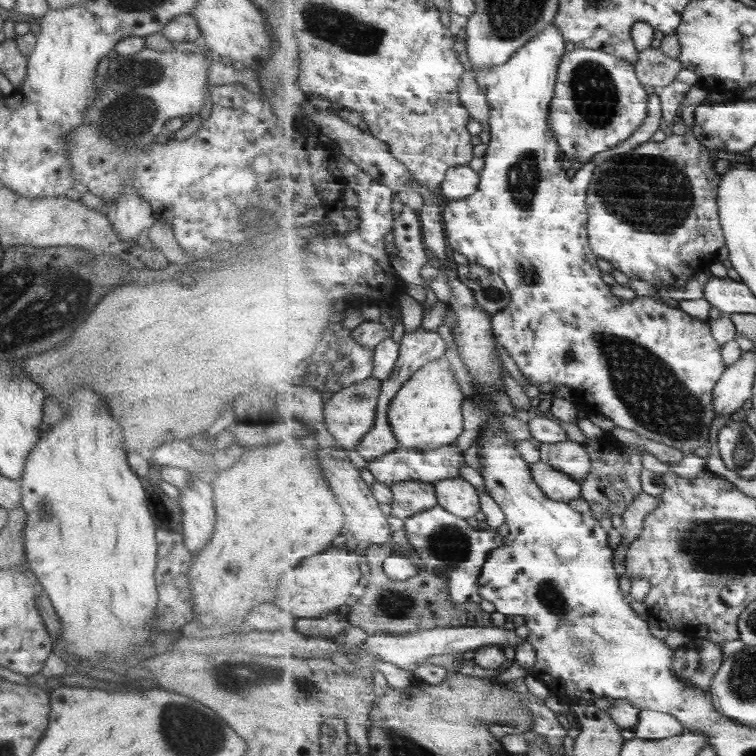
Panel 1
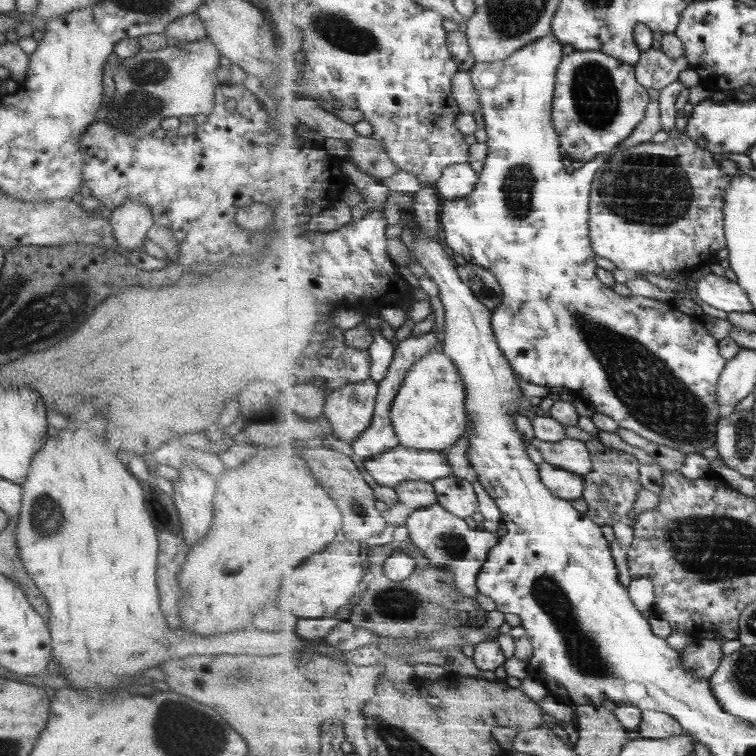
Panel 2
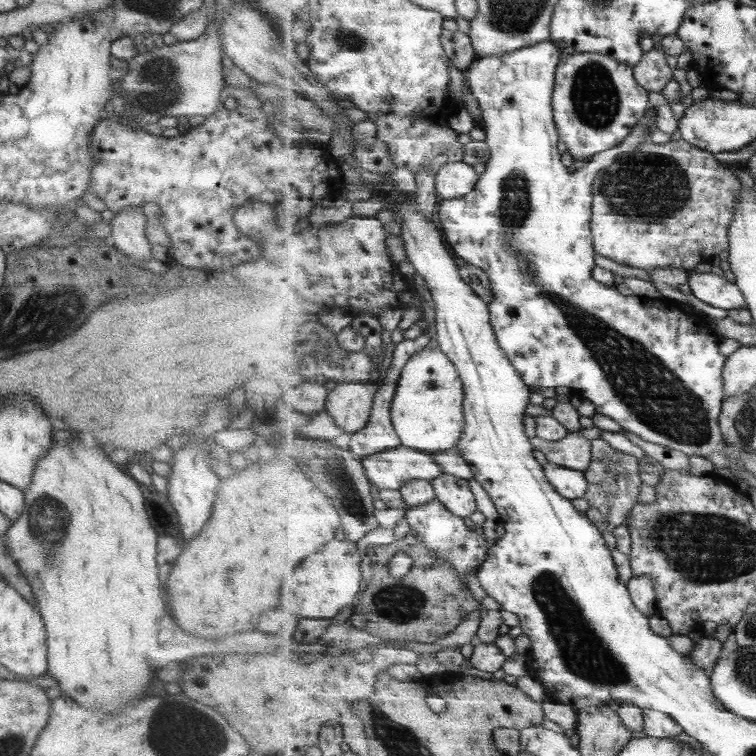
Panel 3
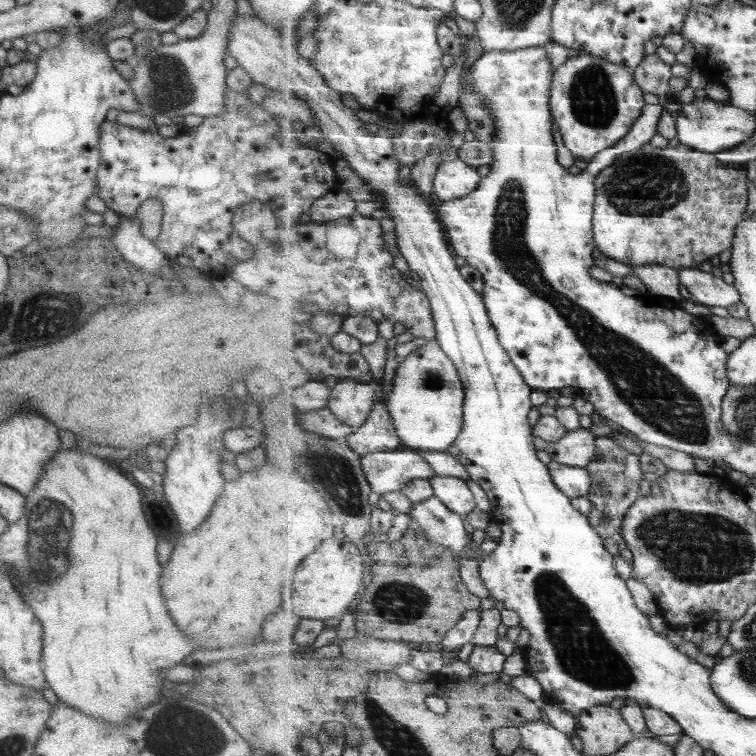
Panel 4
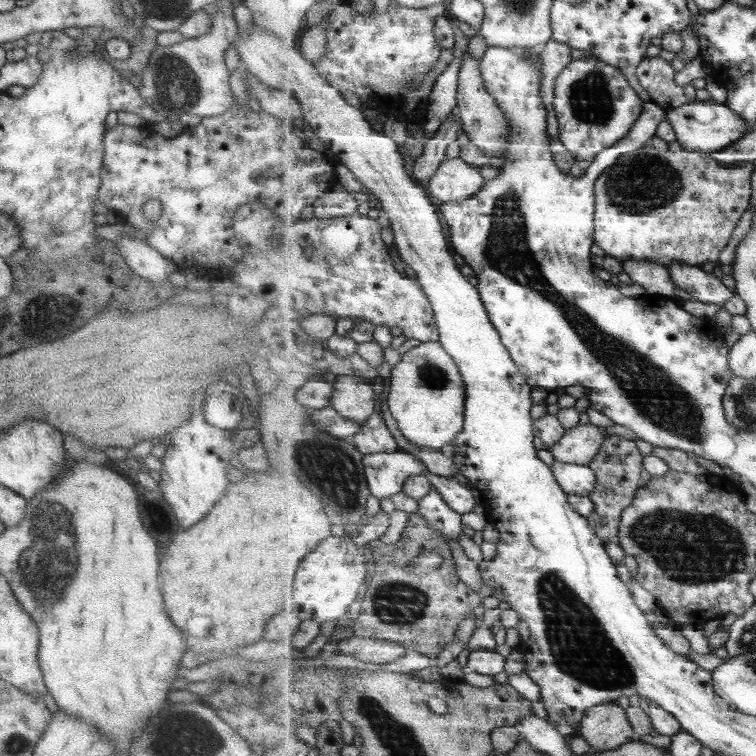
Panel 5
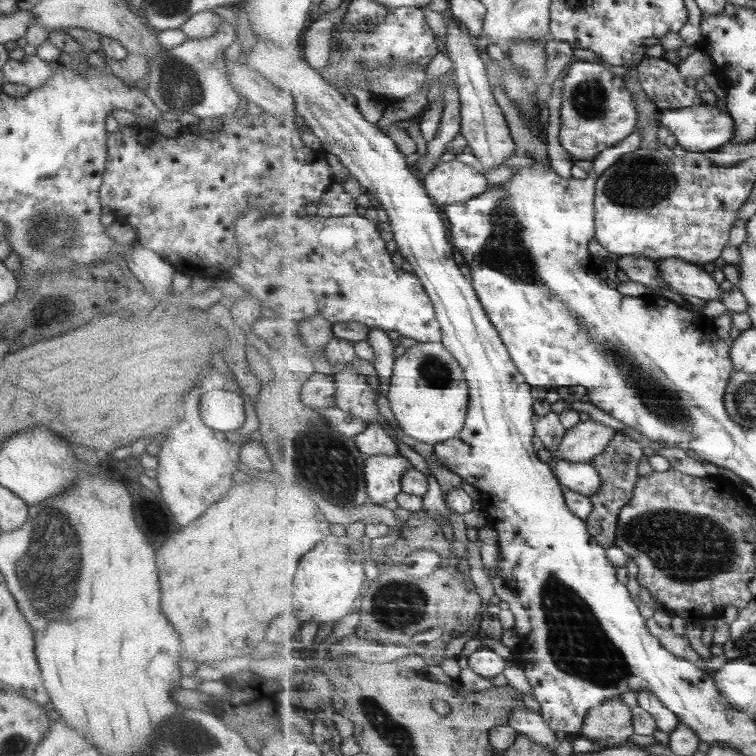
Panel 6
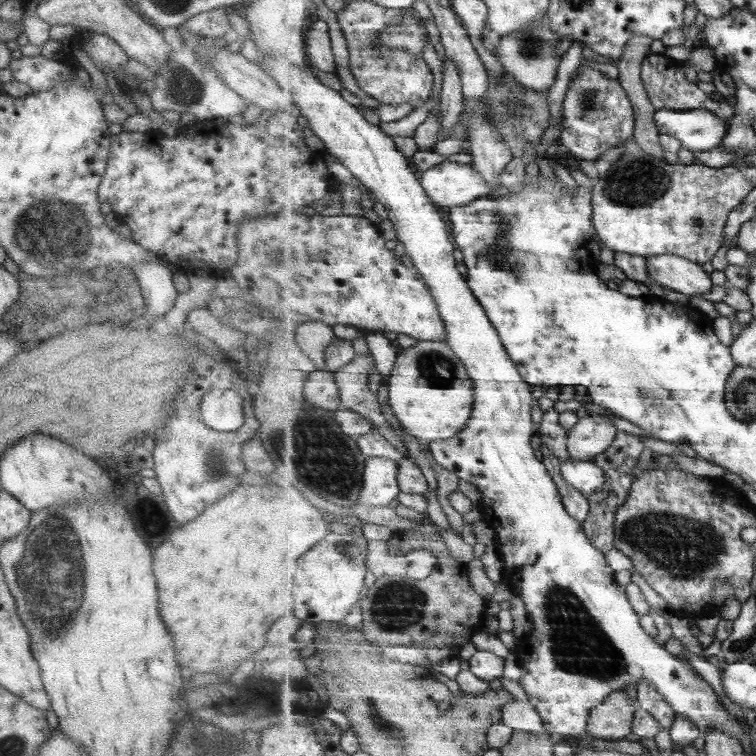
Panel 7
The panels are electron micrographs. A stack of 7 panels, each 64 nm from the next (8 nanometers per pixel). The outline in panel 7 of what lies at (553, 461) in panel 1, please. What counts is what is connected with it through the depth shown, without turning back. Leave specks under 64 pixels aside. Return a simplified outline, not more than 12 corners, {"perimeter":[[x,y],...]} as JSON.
{"perimeter":[[587,415],[569,431],[570,455],[593,461],[618,432],[607,417]]}

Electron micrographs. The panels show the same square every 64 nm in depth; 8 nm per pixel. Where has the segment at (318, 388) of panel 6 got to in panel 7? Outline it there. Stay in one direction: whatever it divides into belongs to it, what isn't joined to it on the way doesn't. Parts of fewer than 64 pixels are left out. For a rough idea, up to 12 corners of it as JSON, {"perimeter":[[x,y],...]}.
{"perimeter":[[308,367],[304,393],[311,404],[342,408],[332,372]]}

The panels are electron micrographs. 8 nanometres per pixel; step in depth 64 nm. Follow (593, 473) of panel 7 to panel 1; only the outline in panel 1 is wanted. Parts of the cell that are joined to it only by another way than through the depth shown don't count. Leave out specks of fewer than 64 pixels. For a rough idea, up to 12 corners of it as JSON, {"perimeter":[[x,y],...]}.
{"perimeter":[[546,462],[530,464],[535,482],[549,498],[582,497],[582,483]]}

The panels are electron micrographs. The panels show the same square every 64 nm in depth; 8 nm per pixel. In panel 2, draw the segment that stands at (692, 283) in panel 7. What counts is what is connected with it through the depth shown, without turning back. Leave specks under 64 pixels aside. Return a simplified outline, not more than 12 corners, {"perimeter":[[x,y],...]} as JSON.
{"perimeter":[[707,273],[697,299],[729,314],[755,312],[736,281]]}

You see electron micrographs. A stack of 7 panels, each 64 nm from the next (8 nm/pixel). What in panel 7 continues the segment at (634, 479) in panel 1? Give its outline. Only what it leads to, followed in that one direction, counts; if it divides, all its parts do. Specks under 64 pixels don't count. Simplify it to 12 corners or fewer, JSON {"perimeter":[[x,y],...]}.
{"perimeter":[[619,431],[594,458],[603,490],[586,495],[583,529],[605,556],[615,549],[617,510],[635,482],[645,444]]}

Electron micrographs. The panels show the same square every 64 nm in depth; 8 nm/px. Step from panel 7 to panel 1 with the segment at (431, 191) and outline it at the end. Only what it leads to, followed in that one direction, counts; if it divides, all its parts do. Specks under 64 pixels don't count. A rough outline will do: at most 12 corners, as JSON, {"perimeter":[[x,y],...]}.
{"perimeter":[[455,166],[441,186],[448,201],[463,201],[479,190],[481,176]]}

